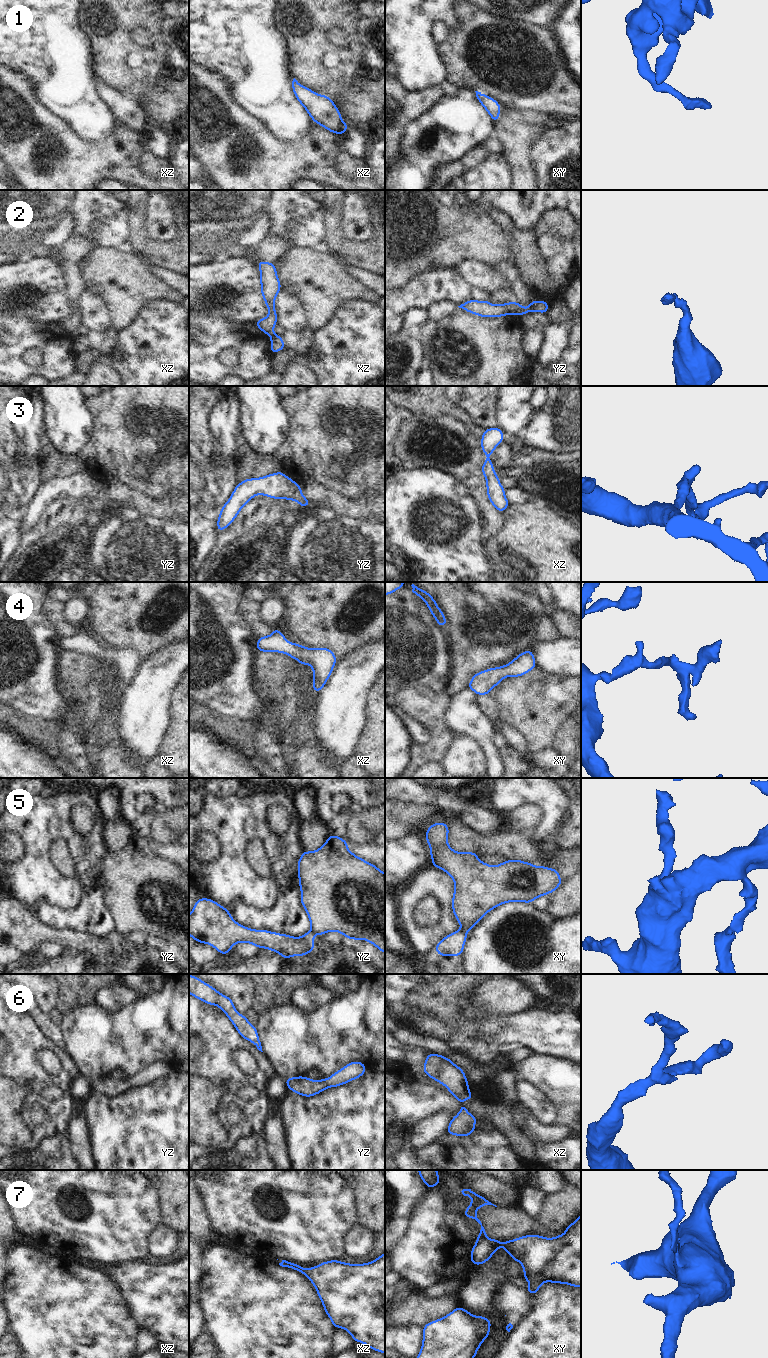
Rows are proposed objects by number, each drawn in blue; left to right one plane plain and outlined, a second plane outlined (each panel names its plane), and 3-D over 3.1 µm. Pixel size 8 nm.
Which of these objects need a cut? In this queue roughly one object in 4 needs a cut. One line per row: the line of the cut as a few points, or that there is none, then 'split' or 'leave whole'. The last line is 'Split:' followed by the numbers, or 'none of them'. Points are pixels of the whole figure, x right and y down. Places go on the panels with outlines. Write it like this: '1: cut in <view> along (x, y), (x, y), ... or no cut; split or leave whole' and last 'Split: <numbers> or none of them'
1: no cut; leave whole
2: cut in yz along (529, 305), (532, 309); split
3: no cut; leave whole
4: no cut; leave whole
5: cut in xy along (461, 929), (465, 933); split
6: no cut; leave whole
7: cut in xy along (485, 1236), (477, 1242); split
Split: 2, 5, 7

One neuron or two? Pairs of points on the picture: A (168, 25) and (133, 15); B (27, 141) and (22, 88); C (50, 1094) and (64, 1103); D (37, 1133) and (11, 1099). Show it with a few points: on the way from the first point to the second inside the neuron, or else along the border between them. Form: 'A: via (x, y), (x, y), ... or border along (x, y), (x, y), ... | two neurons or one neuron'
A: border along (165, 17), (161, 24), (161, 37), (167, 46) | two neurons
B: via (41, 131), (44, 125), (27, 102) | one neuron
C: border along (36, 1093), (48, 1101), (56, 1101), (65, 1094) | two neurons
D: border along (29, 1128), (31, 1139), (15, 1147) | two neurons

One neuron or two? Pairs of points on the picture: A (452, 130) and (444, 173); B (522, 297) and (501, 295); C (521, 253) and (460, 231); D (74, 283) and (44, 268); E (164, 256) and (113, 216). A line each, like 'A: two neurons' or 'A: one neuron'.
A: two neurons
B: two neurons
C: one neuron
D: two neurons
E: two neurons

